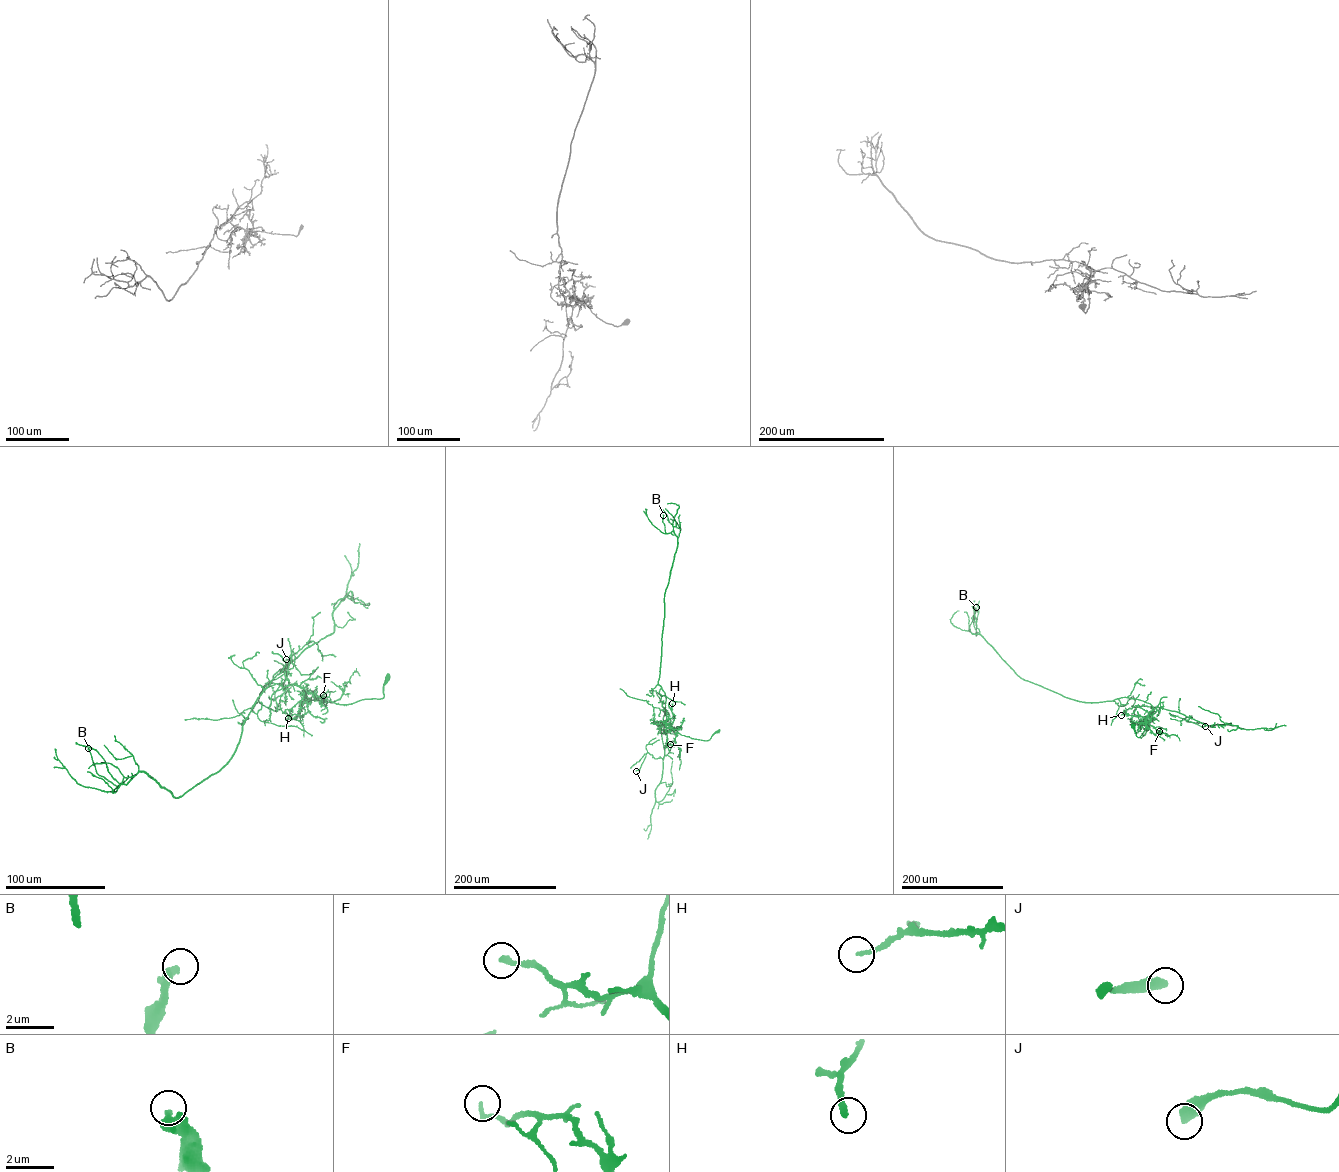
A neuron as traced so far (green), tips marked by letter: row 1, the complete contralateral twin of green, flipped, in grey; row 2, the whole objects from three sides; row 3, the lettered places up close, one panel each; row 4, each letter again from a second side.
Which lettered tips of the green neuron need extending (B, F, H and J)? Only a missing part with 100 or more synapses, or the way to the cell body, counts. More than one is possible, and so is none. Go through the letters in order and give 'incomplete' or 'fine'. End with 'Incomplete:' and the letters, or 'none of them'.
B: fine
F: fine
H: fine
J: fine
Incomplete: none of them

